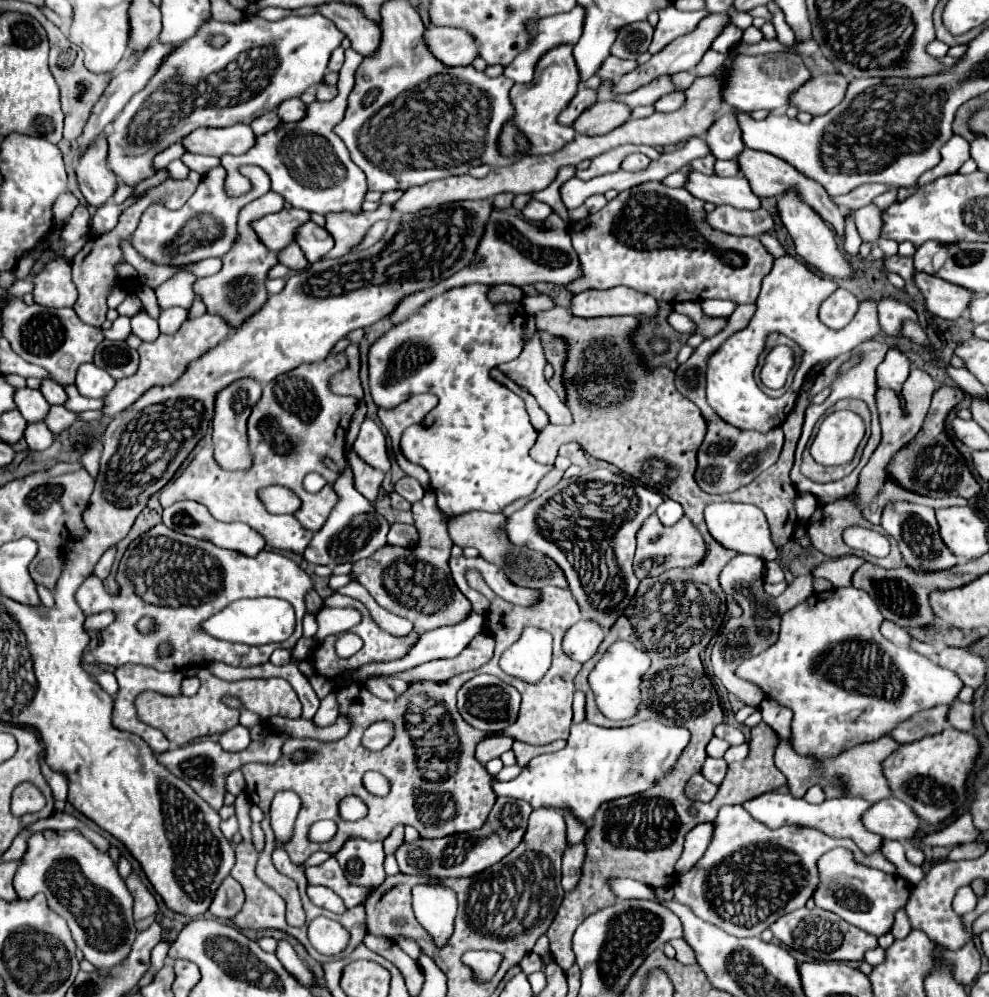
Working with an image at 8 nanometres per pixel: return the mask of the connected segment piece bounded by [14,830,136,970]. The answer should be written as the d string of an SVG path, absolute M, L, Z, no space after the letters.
M48 830L30 836L28 850L20 858L20 868L14 876L14 888L20 900L44 894L50 910L68 922L72 938L84 958L98 970L112 968L128 956L136 938L132 894L118 876L110 856L102 854L86 836L80 836L80 832Z

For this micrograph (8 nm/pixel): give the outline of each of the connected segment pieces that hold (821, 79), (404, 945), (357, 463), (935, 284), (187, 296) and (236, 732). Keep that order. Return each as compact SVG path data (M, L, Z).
M826 74L826 76L812 76L794 96L790 96L790 106L810 112L812 116L826 114L832 110L846 92L848 80L842 74Z
M396 936L396 944L398 944L408 956L412 956L414 960L418 960L418 956L420 956L420 948L418 948L412 940L406 940L404 936Z
M352 448L348 452L348 464L350 464L350 470L354 474L354 488L358 488L358 492L364 498L368 498L370 502L374 502L376 496L378 496L380 484L384 480L384 474L378 472L378 470L374 470L366 462L362 462L362 458L356 456L356 452Z
M914 272L914 284L924 296L926 310L946 320L960 318L966 312L972 298L970 290L924 272Z
M178 270L172 278L168 278L162 286L156 288L156 298L160 308L170 308L170 306L182 306L190 308L194 300L194 280L196 276L190 270Z
M234 726L230 728L228 732L224 732L220 736L220 746L226 750L226 752L240 752L244 750L248 744L250 744L250 730L244 728L244 726Z

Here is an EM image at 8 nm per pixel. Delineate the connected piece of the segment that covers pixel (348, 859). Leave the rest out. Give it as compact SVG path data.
M352 838L336 854L344 876L354 886L364 886L368 890L382 886L384 882L384 850L382 842L370 842L362 838Z

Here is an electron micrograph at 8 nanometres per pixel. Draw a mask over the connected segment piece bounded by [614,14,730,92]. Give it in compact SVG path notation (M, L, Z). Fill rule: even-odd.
M708 14L706 18L700 20L698 28L686 36L680 36L678 40L670 42L662 52L654 54L646 64L634 68L634 72L628 72L626 76L620 78L620 82L614 86L614 92L630 92L630 90L636 90L638 86L642 84L648 84L650 80L662 76L662 74L674 74L674 72L682 72L682 70L692 70L700 60L702 56L706 54L706 50L710 48L710 44L716 40L716 36L720 36L722 28L730 24L730 16L726 14Z

